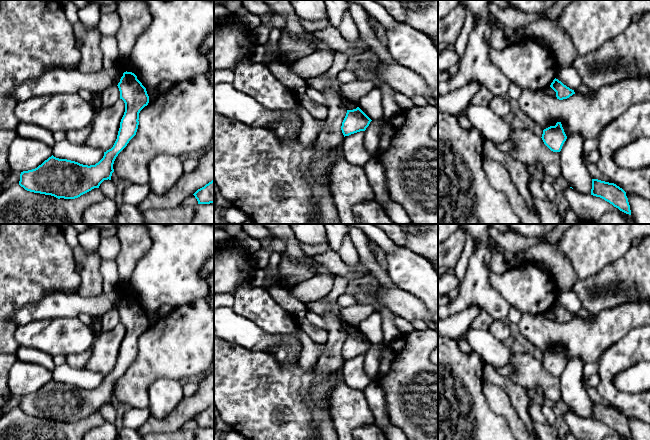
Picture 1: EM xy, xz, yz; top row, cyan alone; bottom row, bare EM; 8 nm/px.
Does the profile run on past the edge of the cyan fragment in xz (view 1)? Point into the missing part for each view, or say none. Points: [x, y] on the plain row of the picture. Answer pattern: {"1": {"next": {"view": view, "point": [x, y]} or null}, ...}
{"1": {"next": null}}

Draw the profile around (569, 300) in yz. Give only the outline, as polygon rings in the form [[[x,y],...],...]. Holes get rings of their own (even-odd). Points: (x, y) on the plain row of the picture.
[[[573,290],[557,291],[555,302],[574,315],[582,308],[582,303]]]

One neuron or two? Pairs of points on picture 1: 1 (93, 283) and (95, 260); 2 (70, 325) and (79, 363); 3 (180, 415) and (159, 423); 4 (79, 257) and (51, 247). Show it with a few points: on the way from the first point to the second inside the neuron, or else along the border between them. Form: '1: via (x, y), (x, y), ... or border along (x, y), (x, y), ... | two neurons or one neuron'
1: via (93, 277), (93, 266) | one neuron
2: border along (90, 347), (84, 351), (70, 353), (66, 356) | two neurons
3: via (175, 420), (171, 423), (164, 423) | one neuron
4: border along (72, 250), (72, 256), (75, 261) | two neurons

